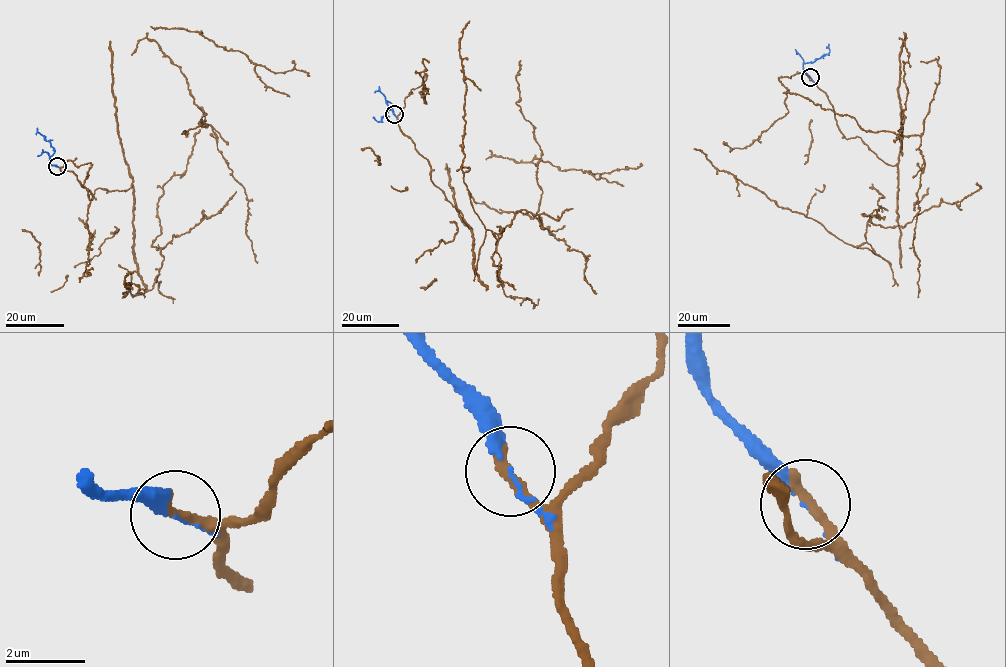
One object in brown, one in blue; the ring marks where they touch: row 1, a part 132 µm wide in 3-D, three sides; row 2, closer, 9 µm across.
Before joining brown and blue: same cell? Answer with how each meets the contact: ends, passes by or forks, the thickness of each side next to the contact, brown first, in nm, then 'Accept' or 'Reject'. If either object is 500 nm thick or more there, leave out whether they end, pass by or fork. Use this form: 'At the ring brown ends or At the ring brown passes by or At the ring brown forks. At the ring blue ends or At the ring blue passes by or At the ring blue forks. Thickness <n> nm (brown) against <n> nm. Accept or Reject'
At the ring brown ends. At the ring blue passes by. Thickness 320 nm (brown) against 120 nm. Accept

